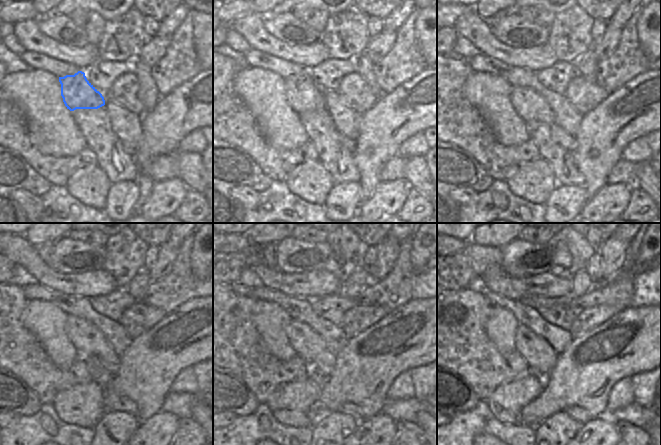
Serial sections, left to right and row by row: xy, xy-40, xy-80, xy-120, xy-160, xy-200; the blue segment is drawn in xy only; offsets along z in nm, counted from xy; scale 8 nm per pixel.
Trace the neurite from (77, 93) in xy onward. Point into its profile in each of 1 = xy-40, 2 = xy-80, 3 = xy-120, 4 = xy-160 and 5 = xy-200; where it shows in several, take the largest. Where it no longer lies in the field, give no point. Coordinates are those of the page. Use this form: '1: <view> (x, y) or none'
1: xy-40 (301, 93)
2: xy-80 (528, 104)
3: xy-120 (76, 328)
4: xy-160 (297, 332)
5: xy-200 (533, 354)

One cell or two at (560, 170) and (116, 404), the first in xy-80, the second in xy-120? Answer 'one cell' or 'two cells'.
one cell

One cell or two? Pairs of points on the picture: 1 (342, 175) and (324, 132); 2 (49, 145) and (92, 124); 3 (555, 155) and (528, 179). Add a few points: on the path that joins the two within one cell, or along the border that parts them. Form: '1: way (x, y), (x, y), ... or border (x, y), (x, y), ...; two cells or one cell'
1: way (340, 164), (326, 143); one cell
2: border (70, 111), (87, 146); two cells
3: border (541, 156), (550, 166), (557, 184); two cells

